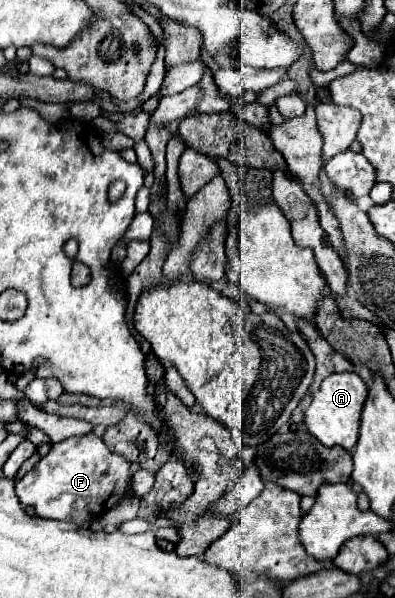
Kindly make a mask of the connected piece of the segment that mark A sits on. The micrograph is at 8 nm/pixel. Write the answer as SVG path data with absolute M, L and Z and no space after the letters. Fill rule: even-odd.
M334 372L322 384L320 390L312 394L312 404L304 412L304 424L312 436L316 436L324 446L342 446L352 450L358 440L358 426L360 426L360 412L366 400L368 388L362 378L354 372Z

